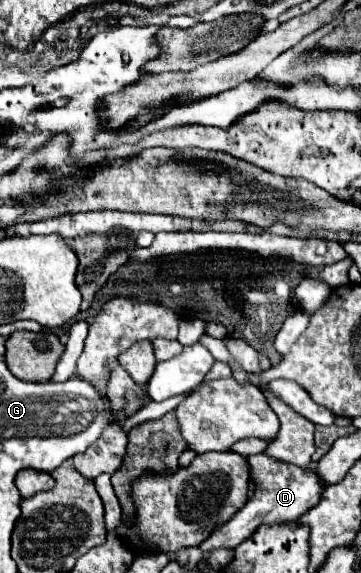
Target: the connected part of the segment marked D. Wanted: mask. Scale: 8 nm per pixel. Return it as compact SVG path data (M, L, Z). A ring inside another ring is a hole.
M260 453L256 457L248 457L248 463L252 465L254 479L258 479L252 499L248 499L248 503L238 513L234 513L234 517L230 521L216 527L210 533L210 537L198 545L198 549L202 553L210 553L212 549L234 549L250 533L254 533L254 529L262 523L296 521L302 513L306 513L308 509L318 505L322 491L326 487L314 469L310 469L310 467L302 469L298 465L290 465L290 463L284 463L280 459L268 457L266 453Z

